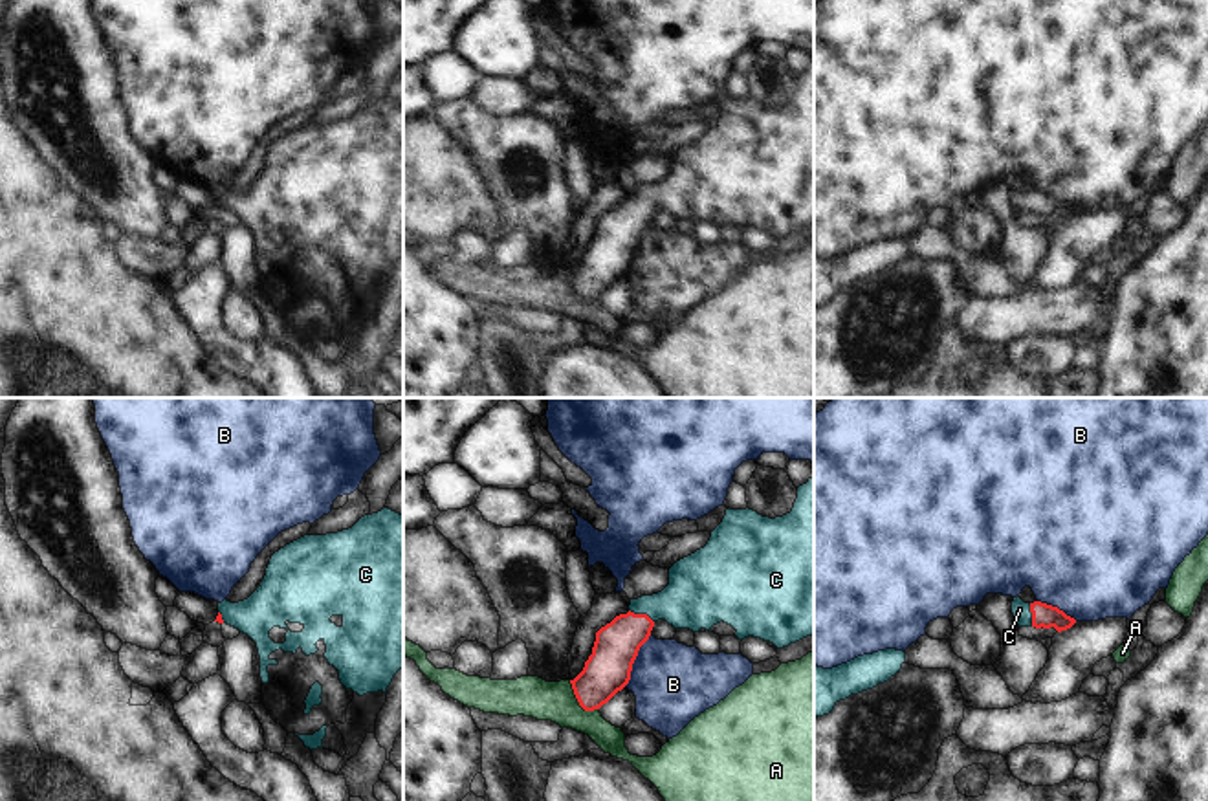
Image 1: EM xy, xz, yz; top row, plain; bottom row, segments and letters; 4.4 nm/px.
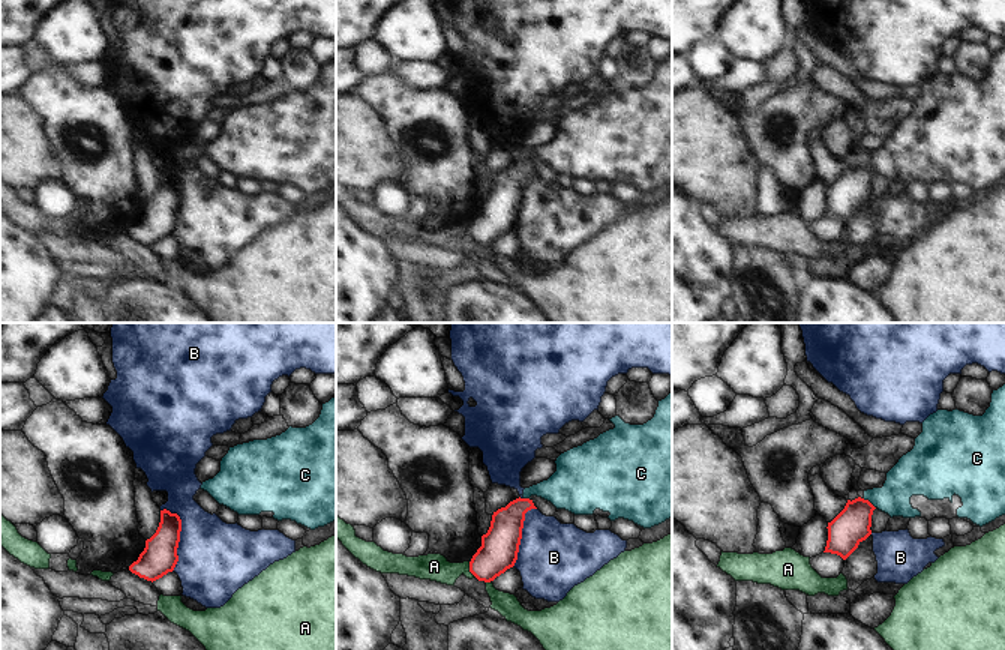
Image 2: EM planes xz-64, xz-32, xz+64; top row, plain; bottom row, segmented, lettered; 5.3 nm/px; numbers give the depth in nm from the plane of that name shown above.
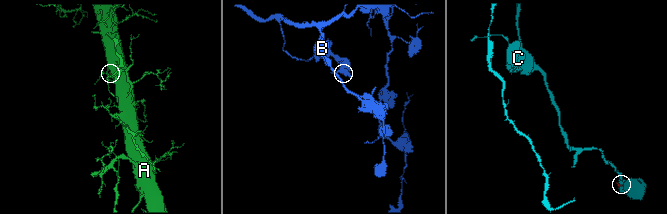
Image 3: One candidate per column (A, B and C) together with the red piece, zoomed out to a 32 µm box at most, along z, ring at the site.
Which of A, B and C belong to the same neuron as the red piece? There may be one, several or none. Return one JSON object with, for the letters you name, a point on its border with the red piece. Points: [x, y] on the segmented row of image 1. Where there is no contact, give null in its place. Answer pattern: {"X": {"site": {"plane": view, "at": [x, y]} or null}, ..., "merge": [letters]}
{"C": {"site": {"plane": "xz", "at": [642, 614]}}, "merge": ["C"]}

